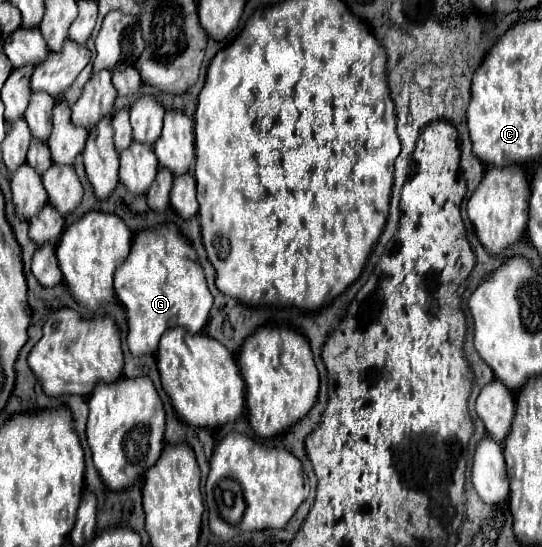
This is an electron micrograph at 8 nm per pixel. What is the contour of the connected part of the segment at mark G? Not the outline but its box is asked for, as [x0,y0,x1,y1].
[115,224,213,356]

